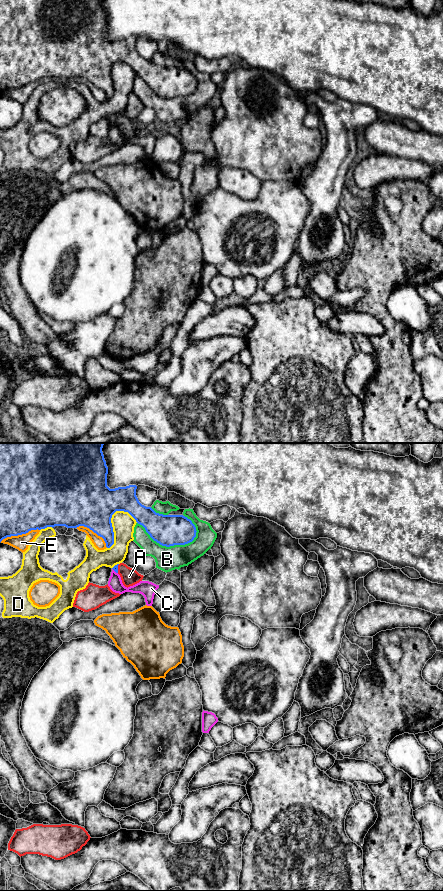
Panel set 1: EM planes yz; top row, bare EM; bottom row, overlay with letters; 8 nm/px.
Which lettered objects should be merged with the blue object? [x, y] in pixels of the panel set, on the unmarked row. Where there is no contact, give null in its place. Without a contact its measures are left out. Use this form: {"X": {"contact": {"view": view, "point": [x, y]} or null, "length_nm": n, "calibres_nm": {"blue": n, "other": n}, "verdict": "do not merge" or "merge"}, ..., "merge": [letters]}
{"A": {"contact": {"view": "yz", "point": [117, 120]}, "length_nm": 70, "calibres_nm": {"blue": 50, "other": 140}, "verdict": "merge"}, "B": {"contact": {"view": "yz", "point": [168, 98]}, "length_nm": 500, "calibres_nm": {"blue": 260, "other": 190}, "verdict": "do not merge"}, "C": {"contact": {"view": "yz", "point": [115, 123]}, "length_nm": 60, "calibres_nm": {"blue": 50, "other": 110}, "verdict": "do not merge"}, "D": {"contact": {"view": "yz", "point": [111, 77]}, "length_nm": 340, "calibres_nm": {"blue": 380, "other": 180}, "verdict": "do not merge"}, "E": {"contact": {"view": "yz", "point": [19, 86]}, "length_nm": 340, "calibres_nm": {"blue": 420, "other": 130}, "verdict": "do not merge"}, "merge": ["A"]}

